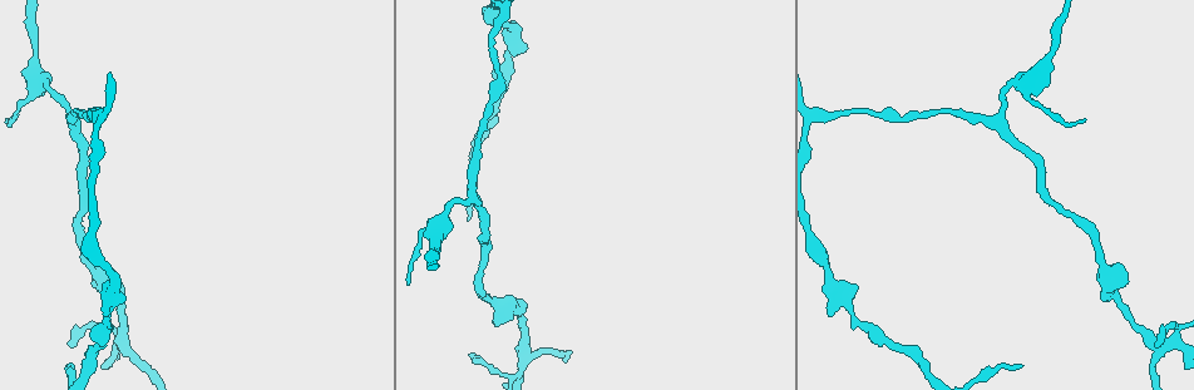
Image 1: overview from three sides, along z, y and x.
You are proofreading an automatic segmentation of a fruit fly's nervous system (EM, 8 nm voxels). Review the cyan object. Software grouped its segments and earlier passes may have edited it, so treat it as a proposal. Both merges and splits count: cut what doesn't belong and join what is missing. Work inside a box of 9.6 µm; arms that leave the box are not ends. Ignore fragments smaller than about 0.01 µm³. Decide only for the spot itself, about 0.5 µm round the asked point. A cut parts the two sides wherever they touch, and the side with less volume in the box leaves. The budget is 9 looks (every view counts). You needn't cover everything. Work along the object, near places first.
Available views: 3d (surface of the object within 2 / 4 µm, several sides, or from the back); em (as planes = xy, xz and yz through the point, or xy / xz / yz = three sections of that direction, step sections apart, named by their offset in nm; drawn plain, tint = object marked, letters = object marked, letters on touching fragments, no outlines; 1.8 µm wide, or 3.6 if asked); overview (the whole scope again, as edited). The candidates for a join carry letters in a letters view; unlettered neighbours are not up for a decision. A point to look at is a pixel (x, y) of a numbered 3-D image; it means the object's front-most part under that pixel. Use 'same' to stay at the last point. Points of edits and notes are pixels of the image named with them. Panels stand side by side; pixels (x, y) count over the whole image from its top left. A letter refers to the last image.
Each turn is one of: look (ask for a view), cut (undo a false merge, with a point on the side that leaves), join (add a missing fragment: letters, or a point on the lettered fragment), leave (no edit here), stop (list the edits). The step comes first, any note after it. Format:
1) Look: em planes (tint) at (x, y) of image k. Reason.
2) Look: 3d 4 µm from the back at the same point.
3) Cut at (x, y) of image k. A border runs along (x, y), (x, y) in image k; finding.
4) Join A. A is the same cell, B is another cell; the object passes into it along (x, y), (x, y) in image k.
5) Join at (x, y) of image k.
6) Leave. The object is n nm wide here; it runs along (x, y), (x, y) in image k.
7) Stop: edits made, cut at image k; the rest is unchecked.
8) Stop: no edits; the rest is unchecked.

Look: em xy step 16 (letters) at (831, 314) of image 1.

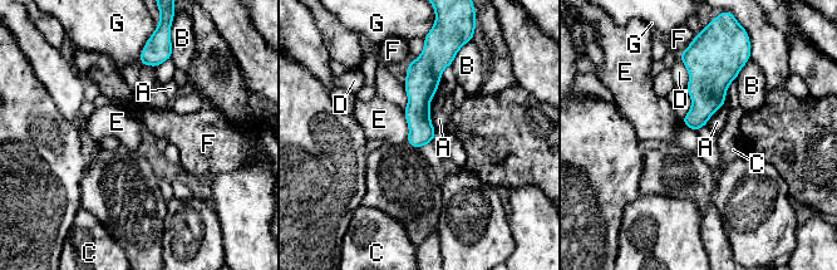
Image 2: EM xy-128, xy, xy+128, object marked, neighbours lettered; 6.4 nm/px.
Leave. A, B, C, D, E, F and G are other cells; a border runs along (402, 109), (408, 128), (407, 141) in image 2; none of them fits.

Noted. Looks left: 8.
Look: 3d 4 µm at (490, 44) of image 1. Thin neck.

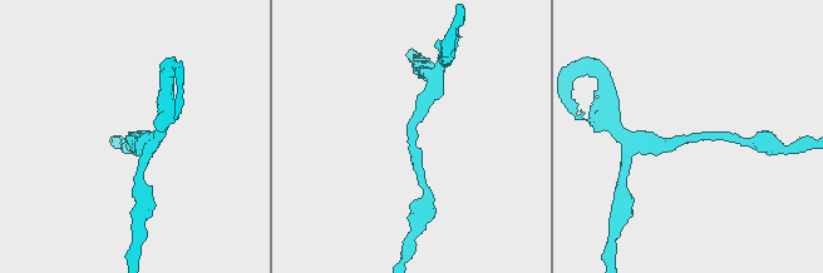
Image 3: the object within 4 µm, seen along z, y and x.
Look: em xz step 8 (letters) at (413, 140) of image 3.

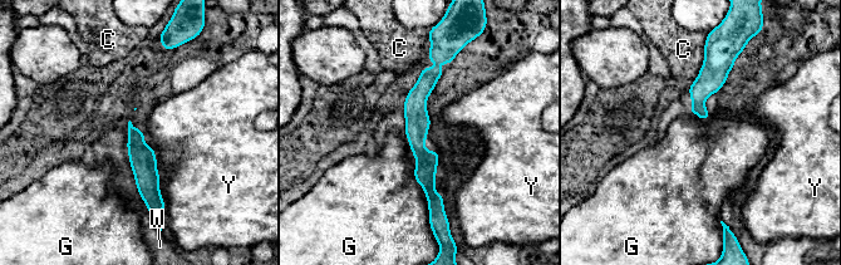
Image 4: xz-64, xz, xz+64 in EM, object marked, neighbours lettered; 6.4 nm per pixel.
Look: em planes (letters) at the same point.

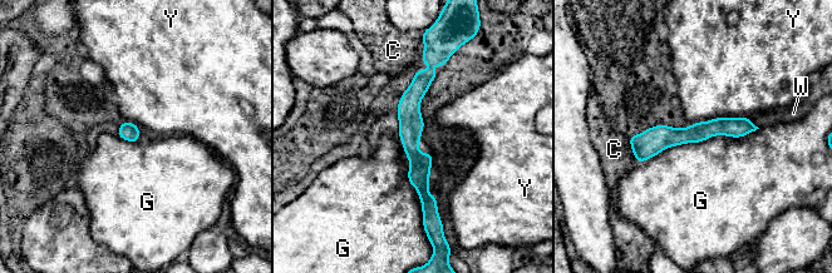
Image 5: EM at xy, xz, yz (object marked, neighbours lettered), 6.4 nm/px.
Leave. The longest contact is with G, 800 nm; C, G, W and Y are other cells; it runs along (427, 60), (410, 98), (424, 208) in image 5; all the same neuron.

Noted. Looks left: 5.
Look: em planes (plain) at (1020, 366) of image 1. End of a long branch.

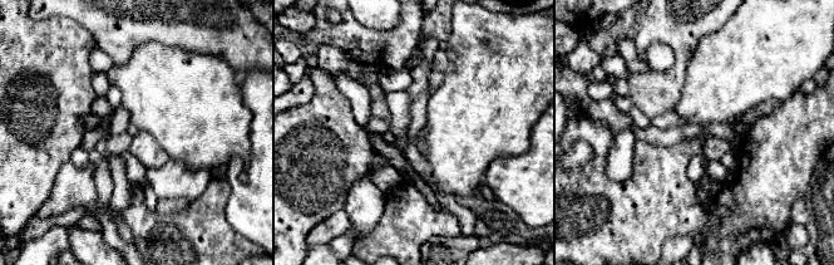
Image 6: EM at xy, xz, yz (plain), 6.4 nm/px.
Look: em planes (letters) at the same point.

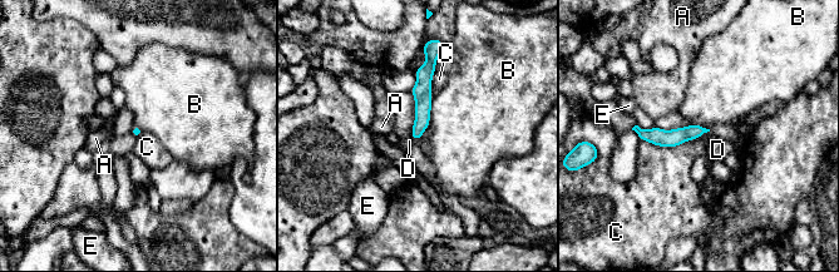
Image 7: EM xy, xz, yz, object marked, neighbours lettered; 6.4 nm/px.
Leave. The longest contact is with C, 440 nm; A, B, C, D and E are other cells; it runs along (432, 58), (415, 137) in image 7; none of them fits.

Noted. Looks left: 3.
Look: em xy step 4 (letters) at (473, 354) of image 1. Thin end.

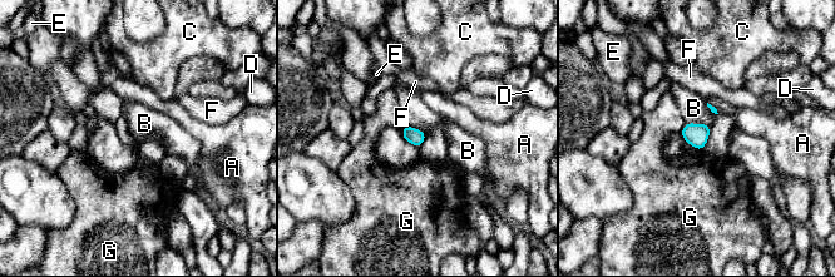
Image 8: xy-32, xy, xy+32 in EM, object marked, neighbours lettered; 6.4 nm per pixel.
Look: em planes (letters) at the same point.

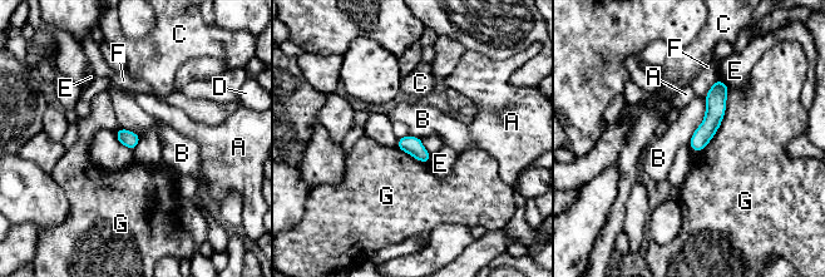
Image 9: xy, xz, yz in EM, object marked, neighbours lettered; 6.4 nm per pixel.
Leave. The longest contact is with G, 460 nm; A, B, C, D, E, F and G are other cells; it runs along (719, 84), (711, 124), (695, 147) in image 9; no lettered fragment goes on from it.

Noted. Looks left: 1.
Stop: no edits; the rest is unchecked.

